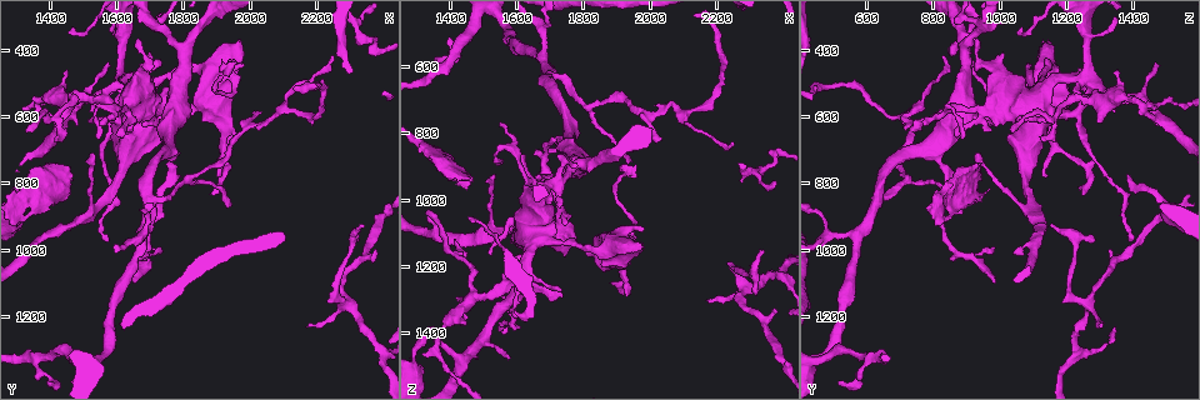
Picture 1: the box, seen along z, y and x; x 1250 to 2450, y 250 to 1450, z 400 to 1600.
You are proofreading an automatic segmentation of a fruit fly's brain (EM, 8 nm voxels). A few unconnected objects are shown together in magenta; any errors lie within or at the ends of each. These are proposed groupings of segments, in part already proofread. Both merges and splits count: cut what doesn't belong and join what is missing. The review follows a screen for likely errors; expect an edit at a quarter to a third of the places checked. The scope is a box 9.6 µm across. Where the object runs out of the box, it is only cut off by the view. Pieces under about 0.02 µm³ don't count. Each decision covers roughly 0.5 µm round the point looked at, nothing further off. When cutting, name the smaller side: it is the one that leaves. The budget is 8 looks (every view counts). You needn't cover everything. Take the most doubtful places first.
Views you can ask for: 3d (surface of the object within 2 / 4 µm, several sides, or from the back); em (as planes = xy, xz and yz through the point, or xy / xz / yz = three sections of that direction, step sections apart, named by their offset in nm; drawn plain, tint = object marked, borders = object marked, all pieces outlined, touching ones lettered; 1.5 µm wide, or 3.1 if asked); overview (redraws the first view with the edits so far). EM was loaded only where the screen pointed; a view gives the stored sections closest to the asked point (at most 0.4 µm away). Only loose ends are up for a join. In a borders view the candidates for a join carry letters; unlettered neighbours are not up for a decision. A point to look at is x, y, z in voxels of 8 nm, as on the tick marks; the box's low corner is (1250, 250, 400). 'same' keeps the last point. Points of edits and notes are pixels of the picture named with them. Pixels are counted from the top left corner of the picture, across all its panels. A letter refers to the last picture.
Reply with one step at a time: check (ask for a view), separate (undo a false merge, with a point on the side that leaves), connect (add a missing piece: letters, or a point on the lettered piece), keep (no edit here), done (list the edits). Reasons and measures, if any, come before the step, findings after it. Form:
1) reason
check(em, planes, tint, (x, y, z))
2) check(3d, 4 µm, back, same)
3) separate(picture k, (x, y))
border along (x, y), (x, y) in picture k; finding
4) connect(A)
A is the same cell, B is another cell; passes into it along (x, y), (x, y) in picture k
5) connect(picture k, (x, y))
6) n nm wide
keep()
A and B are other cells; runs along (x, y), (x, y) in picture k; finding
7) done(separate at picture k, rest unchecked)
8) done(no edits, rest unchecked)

thin end
check(em, xy, step 4, tint, (1410, 670, 1120))

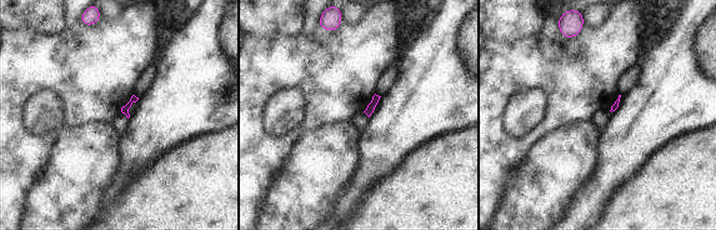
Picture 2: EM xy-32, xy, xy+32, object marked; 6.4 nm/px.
another direction
check(em, planes, borders, same)

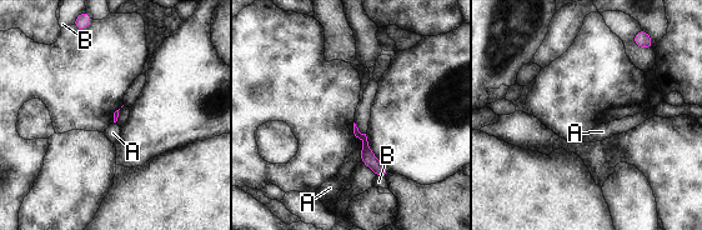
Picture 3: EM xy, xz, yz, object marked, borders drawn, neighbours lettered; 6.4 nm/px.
keep()
A and B are other cells; no lettered piece goes on from it

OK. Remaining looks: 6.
tapers out
check(3d, 2 µm, (1580, 970, 1390))

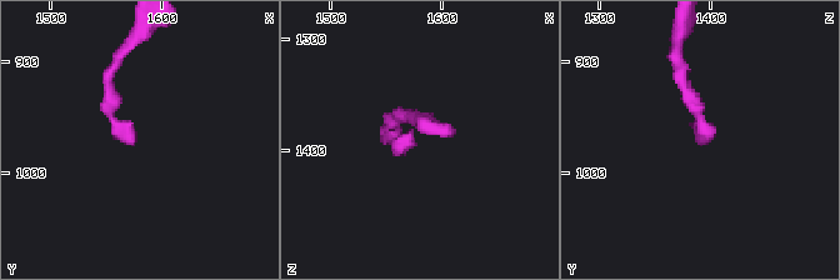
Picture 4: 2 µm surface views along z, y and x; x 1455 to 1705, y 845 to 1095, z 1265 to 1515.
check(em, planes, borders, (1576, 974, 1390))

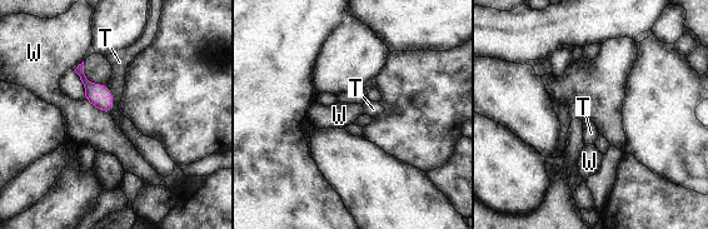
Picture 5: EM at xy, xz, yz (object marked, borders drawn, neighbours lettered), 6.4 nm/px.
150 nm wide
keep()
T and W are other cells; none of them fits

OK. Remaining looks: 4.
thin end
check(3d, 2 µm, (1450, 350, 1050))

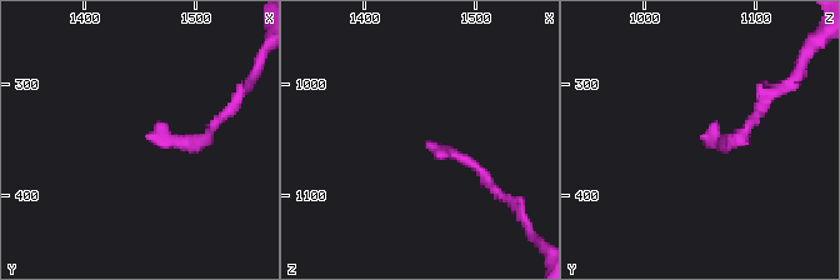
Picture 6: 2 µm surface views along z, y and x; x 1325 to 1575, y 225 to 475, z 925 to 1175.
shape alone is not enough
check(em, xz, step 8, borders, (1456, 344, 1056))

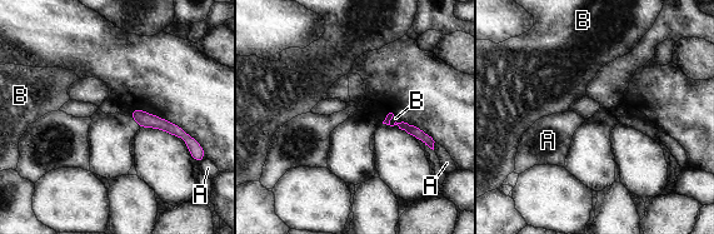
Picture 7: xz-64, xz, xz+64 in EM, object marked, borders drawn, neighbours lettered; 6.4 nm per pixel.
keep()
A and B are other cells; runs along (134, 111), (181, 133), (196, 149) in picture 7; none of them fits

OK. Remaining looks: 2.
done(no edits, rest unchecked)

